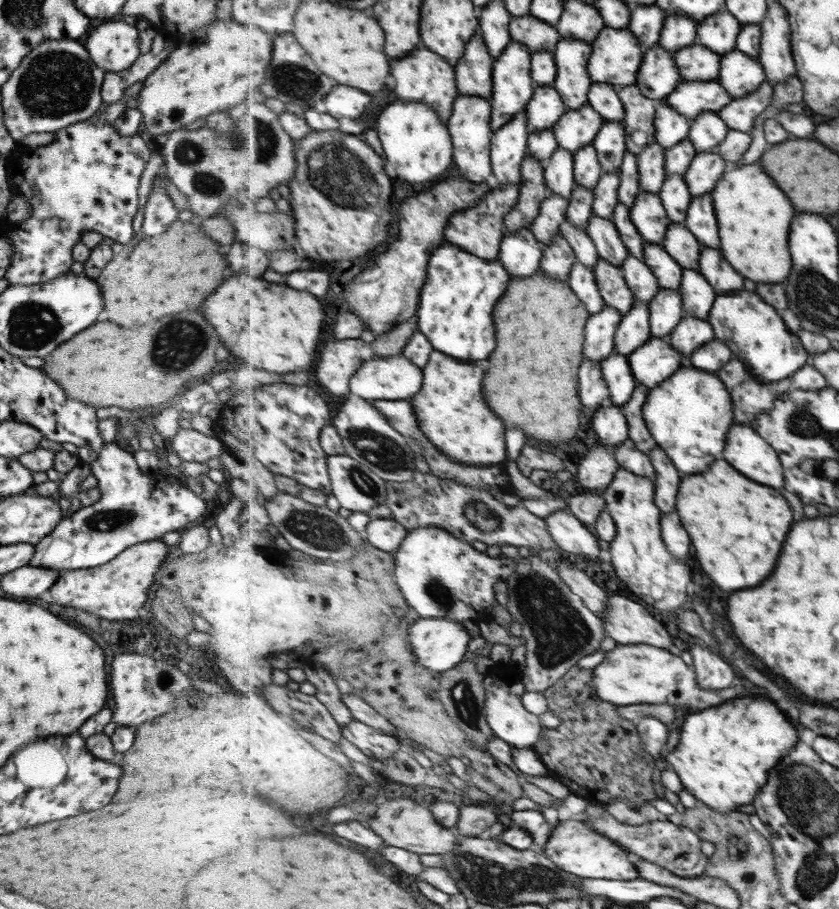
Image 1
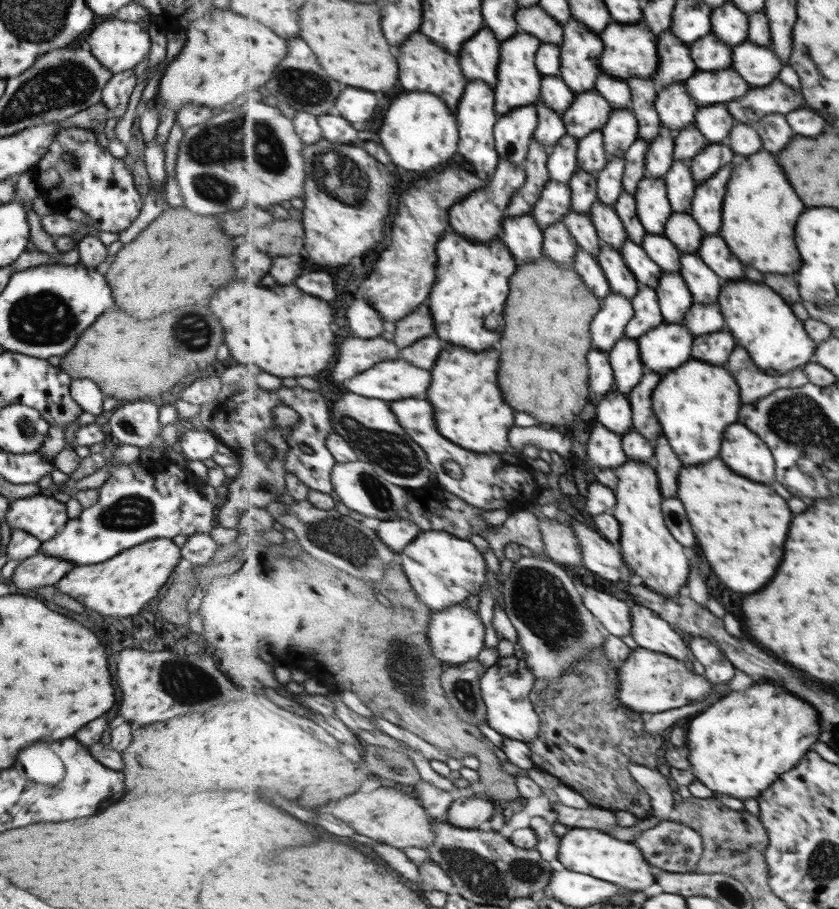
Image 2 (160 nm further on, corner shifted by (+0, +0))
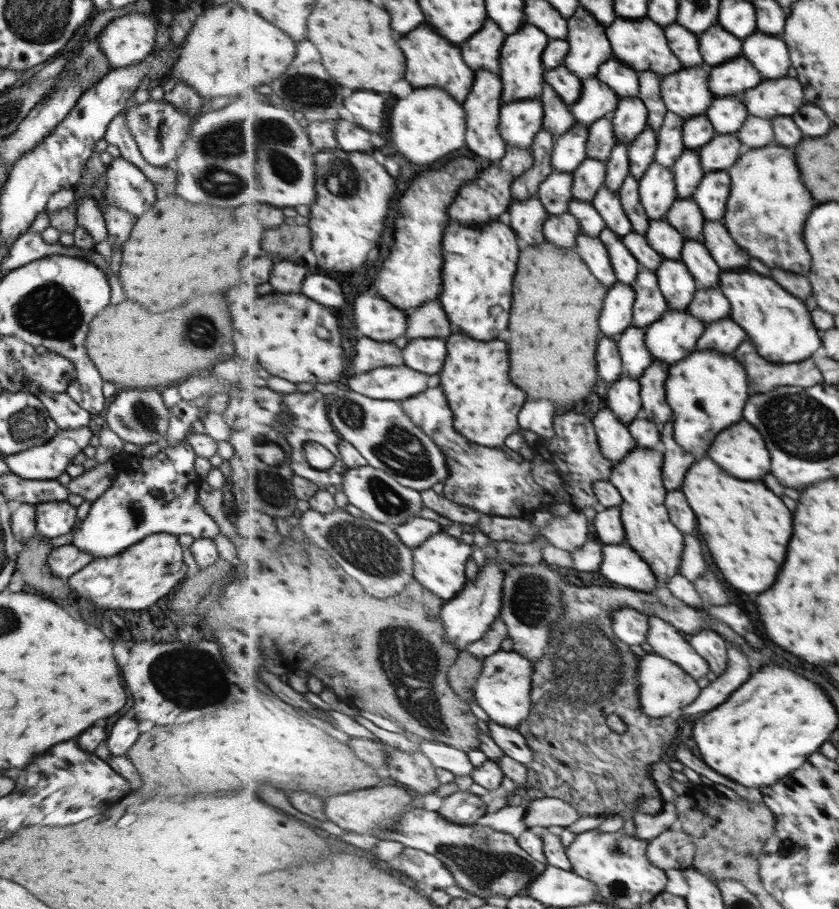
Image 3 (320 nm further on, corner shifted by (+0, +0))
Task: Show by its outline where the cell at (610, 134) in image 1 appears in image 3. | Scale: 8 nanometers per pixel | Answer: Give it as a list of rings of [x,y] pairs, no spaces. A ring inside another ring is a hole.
[[[625,97],[610,115],[619,143],[631,143],[648,127],[649,109],[641,97]]]

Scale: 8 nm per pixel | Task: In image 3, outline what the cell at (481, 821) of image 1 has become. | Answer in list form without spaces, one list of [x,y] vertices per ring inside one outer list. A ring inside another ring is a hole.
[[[468,790],[444,798],[438,810],[447,820],[458,825],[473,824],[487,814],[487,802]]]

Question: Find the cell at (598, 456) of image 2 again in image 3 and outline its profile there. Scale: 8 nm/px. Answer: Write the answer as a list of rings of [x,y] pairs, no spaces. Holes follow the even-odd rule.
[[[605,406],[593,419],[602,451],[615,464],[621,462],[638,447],[629,424],[621,422],[612,408]]]

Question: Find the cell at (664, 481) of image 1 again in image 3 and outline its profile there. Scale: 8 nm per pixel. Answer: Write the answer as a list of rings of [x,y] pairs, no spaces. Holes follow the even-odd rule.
[[[671,419],[661,427],[664,450],[664,483],[666,488],[679,490],[683,486],[685,474],[697,462],[697,456],[687,452],[675,440],[675,421]]]

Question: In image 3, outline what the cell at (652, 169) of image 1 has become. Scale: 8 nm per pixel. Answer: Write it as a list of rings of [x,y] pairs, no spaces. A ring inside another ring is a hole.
[[[668,111],[663,126],[658,130],[658,149],[656,161],[663,166],[673,168],[677,159],[687,149],[684,143],[683,129],[686,118],[676,115],[673,111]]]

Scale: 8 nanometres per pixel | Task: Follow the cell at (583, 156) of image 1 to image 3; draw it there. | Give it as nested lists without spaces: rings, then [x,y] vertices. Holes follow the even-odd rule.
[[[611,117],[597,119],[589,127],[588,158],[606,163],[612,150],[618,144]]]

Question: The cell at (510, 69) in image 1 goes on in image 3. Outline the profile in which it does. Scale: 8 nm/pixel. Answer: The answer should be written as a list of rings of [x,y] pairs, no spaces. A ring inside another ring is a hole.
[[[525,22],[515,34],[508,35],[501,53],[501,78],[504,80],[503,102],[513,102],[521,99],[540,99],[544,94],[546,69],[544,52],[551,37],[538,26]]]

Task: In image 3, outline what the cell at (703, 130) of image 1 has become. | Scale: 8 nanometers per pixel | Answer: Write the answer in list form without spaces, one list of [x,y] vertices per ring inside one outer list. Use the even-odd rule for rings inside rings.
[[[727,95],[716,97],[706,112],[719,135],[736,134],[750,115],[742,97]]]

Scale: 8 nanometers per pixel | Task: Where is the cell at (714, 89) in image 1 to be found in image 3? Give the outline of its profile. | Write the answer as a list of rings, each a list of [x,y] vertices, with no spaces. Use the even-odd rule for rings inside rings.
[[[735,57],[722,65],[712,67],[710,89],[717,97],[742,97],[746,90],[763,81],[761,71],[747,57]]]

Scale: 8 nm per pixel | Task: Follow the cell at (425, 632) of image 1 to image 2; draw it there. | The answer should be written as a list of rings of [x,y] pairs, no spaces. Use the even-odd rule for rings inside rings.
[[[465,602],[434,613],[430,620],[428,638],[434,655],[446,666],[457,666],[477,660],[485,648],[485,624],[477,612],[473,612]]]

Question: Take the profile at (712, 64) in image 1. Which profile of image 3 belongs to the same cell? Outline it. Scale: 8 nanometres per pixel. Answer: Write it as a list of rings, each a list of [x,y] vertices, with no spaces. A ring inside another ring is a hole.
[[[719,22],[700,35],[700,49],[706,60],[705,64],[716,67],[743,56],[744,40],[731,34]]]

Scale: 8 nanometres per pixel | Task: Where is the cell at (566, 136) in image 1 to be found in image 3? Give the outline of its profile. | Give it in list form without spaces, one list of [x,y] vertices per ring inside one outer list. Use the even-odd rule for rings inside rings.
[[[598,76],[582,81],[582,97],[572,105],[571,110],[577,123],[590,127],[597,119],[609,117],[615,112],[620,96]]]

